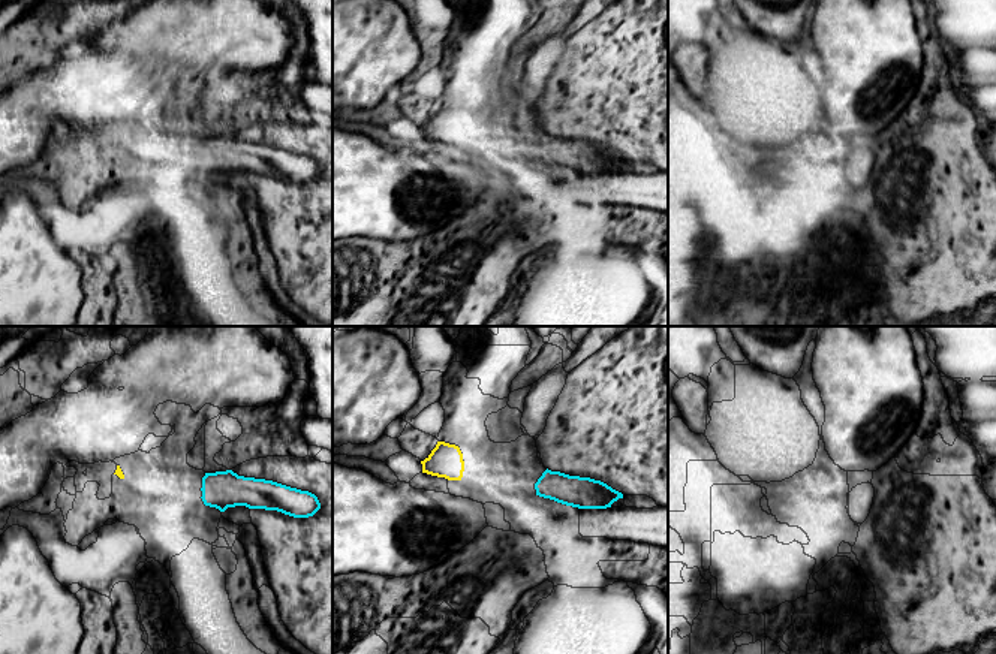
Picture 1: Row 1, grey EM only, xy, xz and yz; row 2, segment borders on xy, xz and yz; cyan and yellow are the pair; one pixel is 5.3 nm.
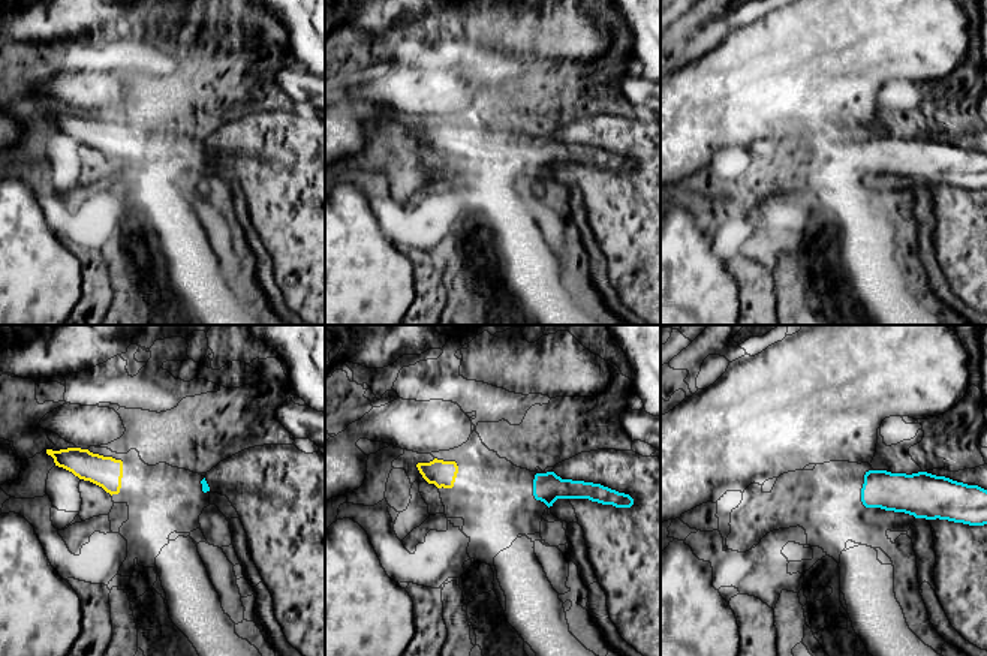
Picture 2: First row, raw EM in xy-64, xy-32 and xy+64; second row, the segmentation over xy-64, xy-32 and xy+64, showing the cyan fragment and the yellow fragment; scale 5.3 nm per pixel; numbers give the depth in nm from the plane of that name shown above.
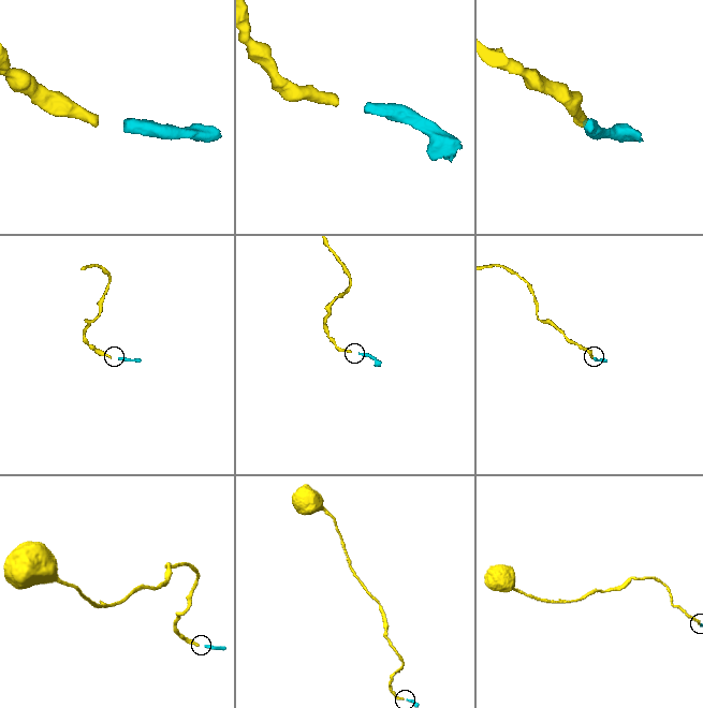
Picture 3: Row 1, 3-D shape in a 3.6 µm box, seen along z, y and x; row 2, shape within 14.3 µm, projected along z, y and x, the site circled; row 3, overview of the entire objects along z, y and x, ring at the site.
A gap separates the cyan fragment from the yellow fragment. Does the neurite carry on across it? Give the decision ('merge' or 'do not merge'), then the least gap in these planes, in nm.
merge; 400 nm apart

